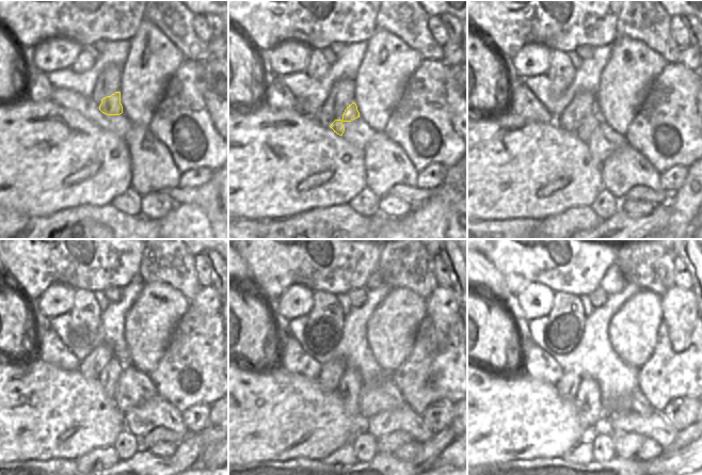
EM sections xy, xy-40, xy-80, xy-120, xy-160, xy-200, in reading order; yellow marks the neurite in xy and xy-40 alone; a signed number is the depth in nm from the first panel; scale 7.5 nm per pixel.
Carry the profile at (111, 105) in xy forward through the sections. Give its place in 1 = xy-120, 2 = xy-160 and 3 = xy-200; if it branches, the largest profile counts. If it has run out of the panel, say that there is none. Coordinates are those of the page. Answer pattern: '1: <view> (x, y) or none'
1: xy-120 (110, 375)
2: xy-160 (350, 384)
3: xy-200 (588, 404)

